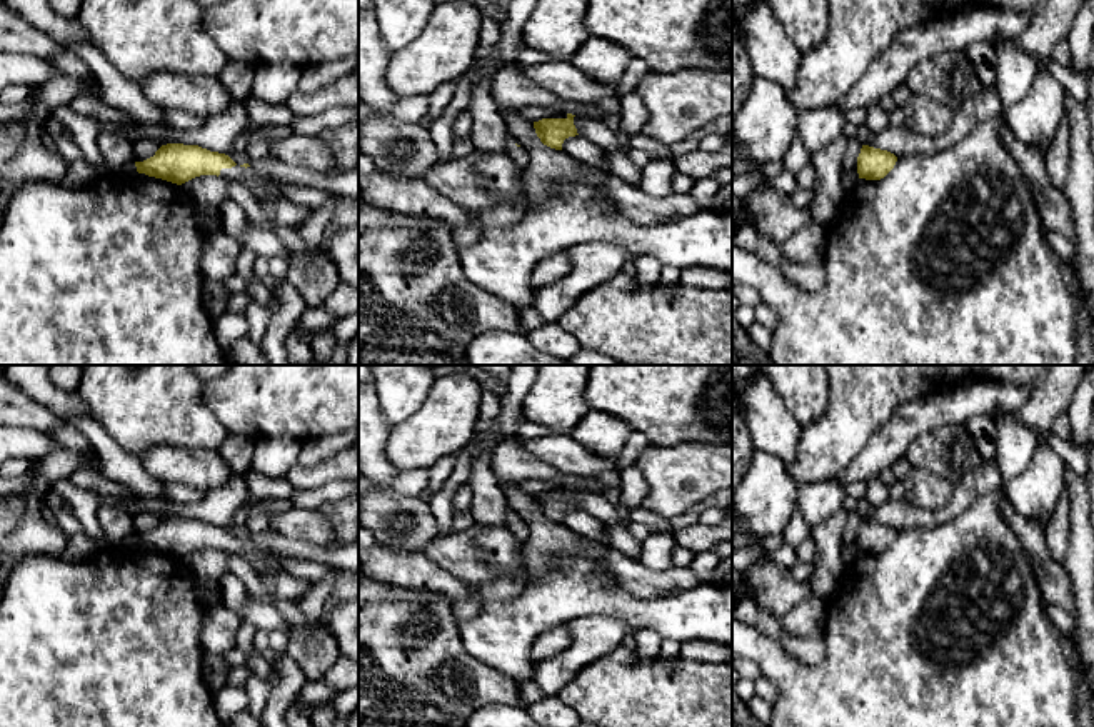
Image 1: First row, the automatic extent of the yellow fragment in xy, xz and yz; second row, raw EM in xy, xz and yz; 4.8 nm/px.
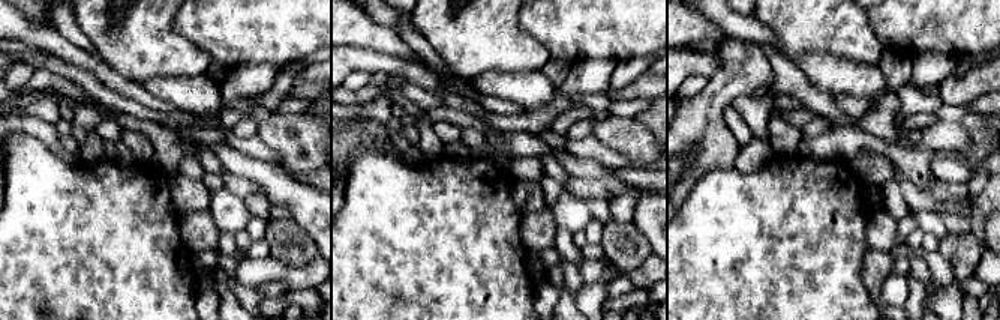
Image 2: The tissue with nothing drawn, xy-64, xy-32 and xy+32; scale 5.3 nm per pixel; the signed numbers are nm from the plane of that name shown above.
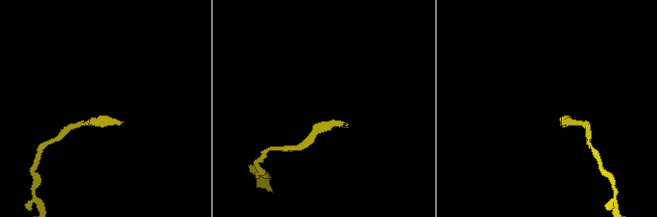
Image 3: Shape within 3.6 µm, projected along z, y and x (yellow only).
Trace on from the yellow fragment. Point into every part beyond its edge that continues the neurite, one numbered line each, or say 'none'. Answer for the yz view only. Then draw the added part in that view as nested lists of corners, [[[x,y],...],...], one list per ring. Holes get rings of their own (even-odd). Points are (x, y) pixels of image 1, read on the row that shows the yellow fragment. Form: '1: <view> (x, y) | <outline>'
none

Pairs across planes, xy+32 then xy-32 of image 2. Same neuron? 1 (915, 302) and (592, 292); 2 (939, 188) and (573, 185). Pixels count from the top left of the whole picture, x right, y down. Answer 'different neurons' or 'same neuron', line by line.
1: different neurons
2: same neuron

